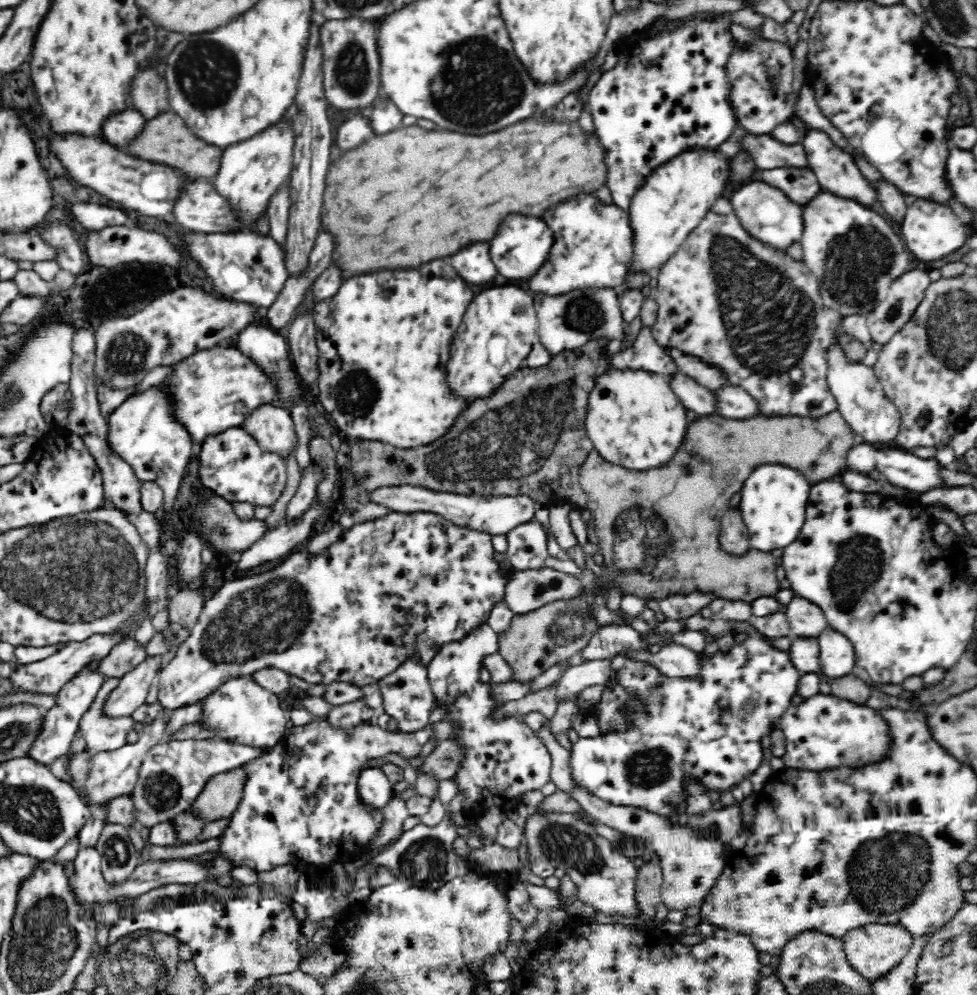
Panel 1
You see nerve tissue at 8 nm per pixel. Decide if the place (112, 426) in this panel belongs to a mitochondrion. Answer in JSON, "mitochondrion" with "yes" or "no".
{"mitochondrion":"no"}

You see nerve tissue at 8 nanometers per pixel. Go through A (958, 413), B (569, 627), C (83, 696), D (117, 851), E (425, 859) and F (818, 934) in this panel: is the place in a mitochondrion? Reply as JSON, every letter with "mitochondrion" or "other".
{"A":"other","B":"mitochondrion","C":"other","D":"mitochondrion","E":"mitochondrion","F":"other"}

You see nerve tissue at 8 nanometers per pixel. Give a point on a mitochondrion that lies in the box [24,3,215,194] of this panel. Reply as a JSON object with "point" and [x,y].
{"point":[151,89]}

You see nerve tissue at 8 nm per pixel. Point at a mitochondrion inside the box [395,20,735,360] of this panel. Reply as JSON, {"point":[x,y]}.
{"point":[476,85]}

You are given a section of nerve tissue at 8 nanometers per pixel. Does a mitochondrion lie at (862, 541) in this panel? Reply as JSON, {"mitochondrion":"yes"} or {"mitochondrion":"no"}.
{"mitochondrion":"no"}

